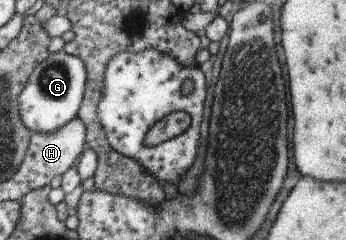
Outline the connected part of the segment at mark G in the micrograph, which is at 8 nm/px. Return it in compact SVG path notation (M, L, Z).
M64 50L50 53L50 57L38 63L26 90L19 99L23 122L33 131L52 133L62 129L75 119L82 107L89 79L85 61L80 56Z

